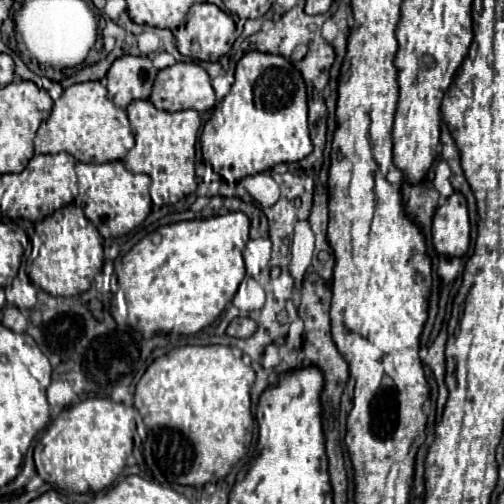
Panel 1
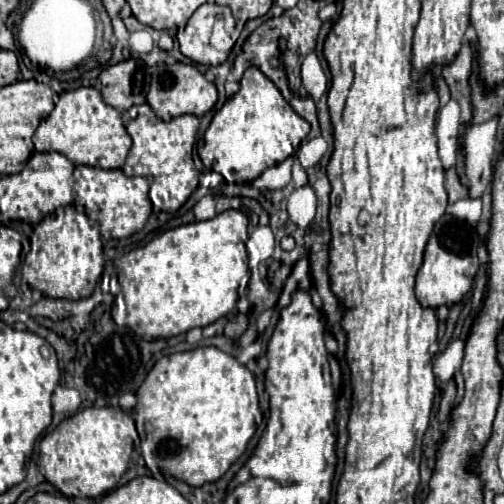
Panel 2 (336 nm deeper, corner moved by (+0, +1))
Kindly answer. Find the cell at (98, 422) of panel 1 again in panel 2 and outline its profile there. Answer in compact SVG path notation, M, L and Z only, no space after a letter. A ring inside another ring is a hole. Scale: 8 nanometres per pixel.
M88 407L66 417L40 441L38 469L66 497L100 497L118 485L128 469L134 441L139 440L134 419L126 411L116 407Z

